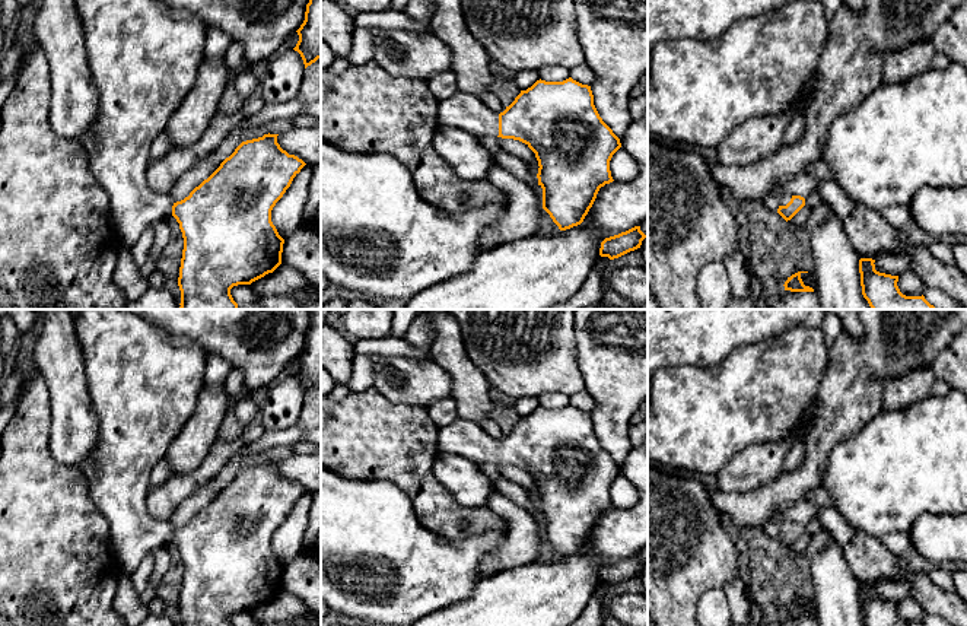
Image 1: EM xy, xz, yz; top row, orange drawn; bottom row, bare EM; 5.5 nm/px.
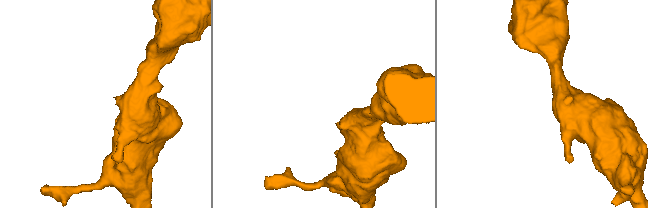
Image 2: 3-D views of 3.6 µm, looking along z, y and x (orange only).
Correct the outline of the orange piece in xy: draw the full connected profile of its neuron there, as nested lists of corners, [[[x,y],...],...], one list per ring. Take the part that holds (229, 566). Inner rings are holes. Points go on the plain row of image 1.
[[[80,309],[77,318],[74,320],[74,331],[80,341],[83,350],[83,363],[86,374],[86,387],[89,394],[89,401],[93,413],[99,420],[98,444],[90,457],[77,465],[80,473],[85,476],[89,486],[89,496],[99,508],[102,515],[109,522],[109,544],[115,560],[121,565],[124,573],[133,578],[134,571],[139,563],[155,549],[174,543],[179,550],[179,556],[184,565],[184,576],[179,594],[178,613],[181,617],[181,626],[233,626],[230,616],[238,611],[251,611],[252,608],[273,600],[281,591],[281,579],[284,566],[279,562],[276,553],[271,549],[271,537],[276,530],[283,524],[286,517],[290,514],[293,505],[306,492],[302,486],[295,482],[289,482],[277,470],[279,461],[264,461],[263,464],[242,468],[235,479],[226,484],[220,493],[198,514],[195,514],[188,524],[181,528],[174,530],[169,521],[155,519],[147,512],[147,492],[150,489],[150,474],[155,465],[165,457],[171,442],[182,430],[184,425],[190,420],[195,411],[201,390],[206,385],[206,350],[193,339],[187,336],[171,334],[160,330],[152,322],[143,320],[137,314],[128,312],[127,309]]]

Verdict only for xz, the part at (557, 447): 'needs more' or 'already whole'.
needs more

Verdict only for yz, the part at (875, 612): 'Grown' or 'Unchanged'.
Unchanged

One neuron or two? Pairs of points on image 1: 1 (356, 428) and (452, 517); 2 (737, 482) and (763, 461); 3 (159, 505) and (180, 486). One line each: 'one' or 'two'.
1: one
2: one
3: one

